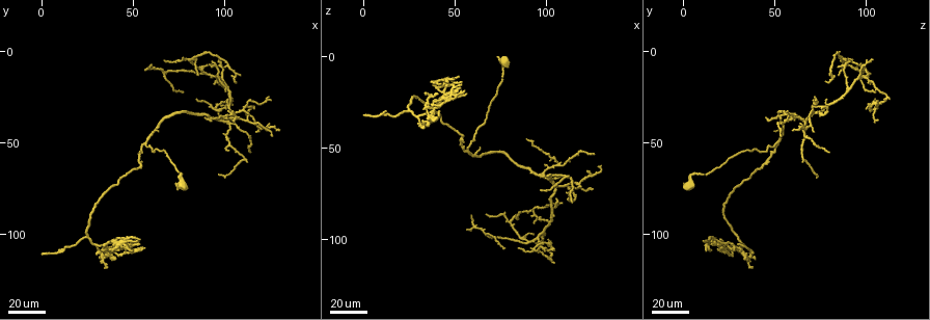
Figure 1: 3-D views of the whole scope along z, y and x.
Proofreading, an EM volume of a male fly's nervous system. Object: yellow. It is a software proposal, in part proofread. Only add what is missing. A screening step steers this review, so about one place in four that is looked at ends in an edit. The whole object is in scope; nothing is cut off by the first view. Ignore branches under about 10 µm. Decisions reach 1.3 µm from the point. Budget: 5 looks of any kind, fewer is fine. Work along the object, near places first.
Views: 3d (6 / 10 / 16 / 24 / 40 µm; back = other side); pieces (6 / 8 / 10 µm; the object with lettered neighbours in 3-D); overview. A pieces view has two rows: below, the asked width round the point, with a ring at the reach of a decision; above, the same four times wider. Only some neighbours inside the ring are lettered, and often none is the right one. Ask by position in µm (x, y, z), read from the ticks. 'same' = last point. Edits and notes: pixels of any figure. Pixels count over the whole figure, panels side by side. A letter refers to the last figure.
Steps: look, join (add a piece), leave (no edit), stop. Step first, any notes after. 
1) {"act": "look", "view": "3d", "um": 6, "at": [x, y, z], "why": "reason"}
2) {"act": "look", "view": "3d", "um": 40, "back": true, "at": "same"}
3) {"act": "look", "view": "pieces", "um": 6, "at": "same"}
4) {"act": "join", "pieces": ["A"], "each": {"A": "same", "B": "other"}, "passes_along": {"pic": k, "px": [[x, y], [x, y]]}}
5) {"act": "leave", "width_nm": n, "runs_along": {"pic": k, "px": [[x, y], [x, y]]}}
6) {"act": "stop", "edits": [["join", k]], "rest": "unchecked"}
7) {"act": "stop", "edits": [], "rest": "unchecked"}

{"act": "look", "view": "3d", "um": 24, "at": [77, 22, 105]}

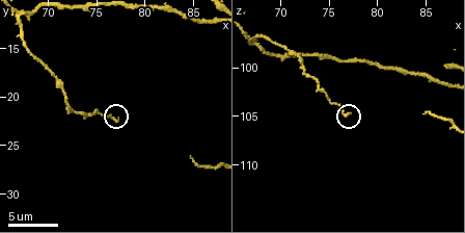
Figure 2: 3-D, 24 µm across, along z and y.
{"act": "look", "view": "pieces", "um": 8, "at": [77.0, 22.2, 104.6], "why": "what lies round it"}

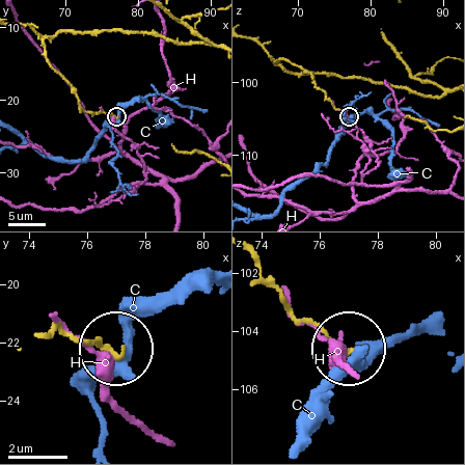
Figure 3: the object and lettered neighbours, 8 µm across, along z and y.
{"act": "leave", "each": {"C": "other", "H": "other"}, "runs_along": {"pic": 3, "px": [[48, 332], [65, 329], [115, 352]]}, "found": "none of them fits"}

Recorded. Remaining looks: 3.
{"act": "look", "view": "3d", "um": 24, "at": [53, 103, 14], "why": "free end"}

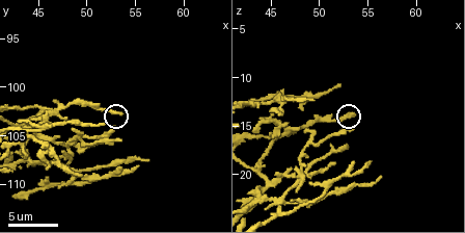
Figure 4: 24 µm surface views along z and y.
{"act": "look", "view": "pieces", "um": 10, "at": [53.4, 102.8, 14.0]}

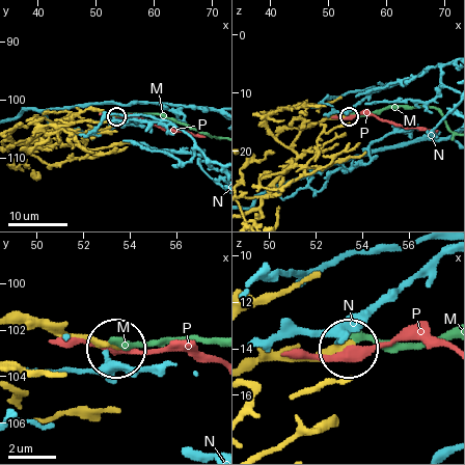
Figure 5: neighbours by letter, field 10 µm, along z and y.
{"act": "leave", "width_nm": 250, "each": {"M": "other", "N": "other", "P": "other"}, "found": "none of them fits"}

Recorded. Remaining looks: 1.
{"act": "look", "view": "pieces", "um": 8, "at": [48.6, 104.4, 15.6]}

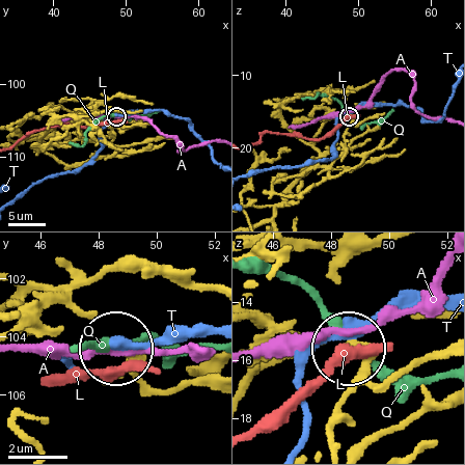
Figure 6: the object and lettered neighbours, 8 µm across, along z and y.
{"act": "leave", "width_nm": 240, "each": {"A": "other", "L": "other", "Q": "other", "T": "other"}, "found": "no lettered piece goes on from it"}

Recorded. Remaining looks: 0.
{"act": "stop", "edits": [], "rest": "unchecked"}

